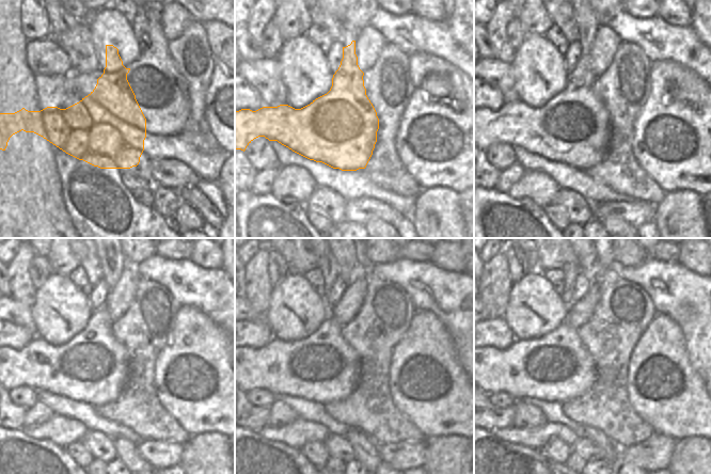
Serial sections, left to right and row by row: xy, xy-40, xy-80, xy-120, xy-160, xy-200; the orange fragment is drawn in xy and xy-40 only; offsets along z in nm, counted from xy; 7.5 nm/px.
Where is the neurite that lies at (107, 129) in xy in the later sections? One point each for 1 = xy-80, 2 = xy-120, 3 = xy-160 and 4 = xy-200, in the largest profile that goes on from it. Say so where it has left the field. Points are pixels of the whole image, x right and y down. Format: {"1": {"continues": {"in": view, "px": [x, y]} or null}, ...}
{"1": {"continues": {"in": "xy-80", "px": [573, 128]}}, "2": {"continues": {"in": "xy-120", "px": [93, 366]}}, "3": {"continues": {"in": "xy-160", "px": [324, 368]}}, "4": {"continues": {"in": "xy-200", "px": [556, 367]}}}

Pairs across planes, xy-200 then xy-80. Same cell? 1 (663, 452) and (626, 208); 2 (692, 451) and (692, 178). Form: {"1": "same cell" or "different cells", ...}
{"1": "same cell", "2": "different cells"}

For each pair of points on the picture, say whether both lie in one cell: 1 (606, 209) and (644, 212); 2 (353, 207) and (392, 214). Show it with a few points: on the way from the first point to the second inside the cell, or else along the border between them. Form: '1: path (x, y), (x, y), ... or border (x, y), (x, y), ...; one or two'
1: path (616, 209), (634, 212); one
2: path (363, 208), (382, 210); one

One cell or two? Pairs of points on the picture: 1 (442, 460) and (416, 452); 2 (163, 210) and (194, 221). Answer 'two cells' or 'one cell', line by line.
1: two cells
2: two cells

